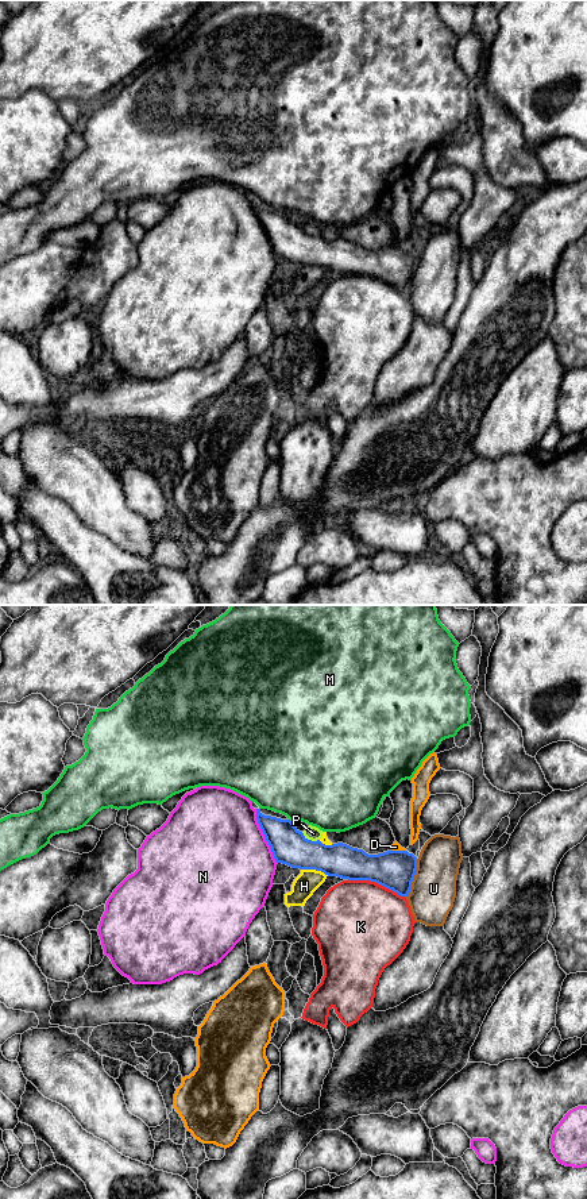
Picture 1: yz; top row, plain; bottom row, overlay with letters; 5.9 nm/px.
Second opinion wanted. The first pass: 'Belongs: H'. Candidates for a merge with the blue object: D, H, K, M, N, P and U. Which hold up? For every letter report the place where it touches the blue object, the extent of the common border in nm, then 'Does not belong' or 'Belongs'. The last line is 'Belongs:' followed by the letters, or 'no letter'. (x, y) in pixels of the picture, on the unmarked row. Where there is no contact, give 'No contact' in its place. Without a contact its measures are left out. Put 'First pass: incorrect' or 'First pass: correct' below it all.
D: Touches blue at yz (398, 246). Shared border 70 nm. Does not belong
H: Touches blue at yz (315, 263). Shared border 170 nm. Belongs
K: Touches blue at yz (377, 277). Shared border 360 nm. Does not belong
M: Touches blue at yz (289, 215). Shared border 30 nm. Does not belong
N: Touches blue at yz (265, 231). Shared border 360 nm. Does not belong
P: Touches blue at yz (311, 235). Shared border 120 nm. Does not belong
U: Touches blue at yz (413, 273). Shared border 240 nm. Does not belong
Belongs: H
First pass: correct

